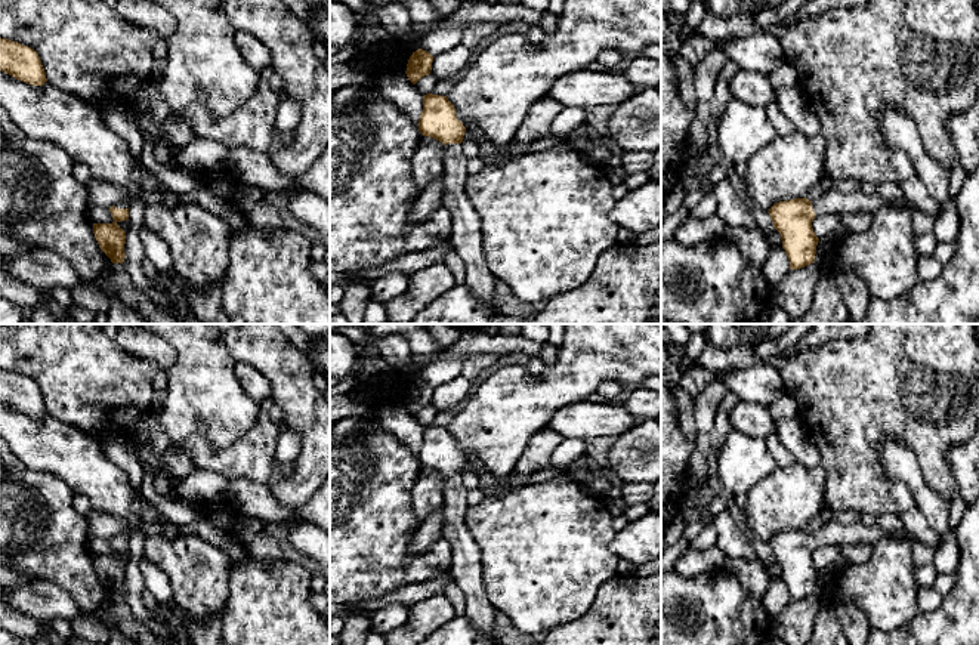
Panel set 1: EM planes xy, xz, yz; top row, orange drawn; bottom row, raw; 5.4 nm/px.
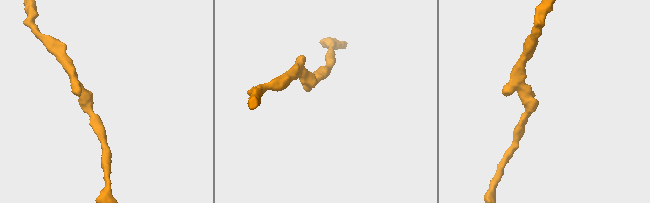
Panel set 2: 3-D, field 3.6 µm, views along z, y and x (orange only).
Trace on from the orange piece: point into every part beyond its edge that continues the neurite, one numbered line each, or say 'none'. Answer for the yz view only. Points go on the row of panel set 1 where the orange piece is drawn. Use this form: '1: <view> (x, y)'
1: yz (836, 203)

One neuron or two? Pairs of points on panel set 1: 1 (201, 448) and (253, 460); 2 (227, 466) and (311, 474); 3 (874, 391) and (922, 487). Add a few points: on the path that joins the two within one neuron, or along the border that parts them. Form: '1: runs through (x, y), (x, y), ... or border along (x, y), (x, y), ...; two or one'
1: runs through (215, 460), (240, 460); one
2: border along (275, 478), (269, 483); two
3: border along (874, 444), (898, 438), (920, 466); two

